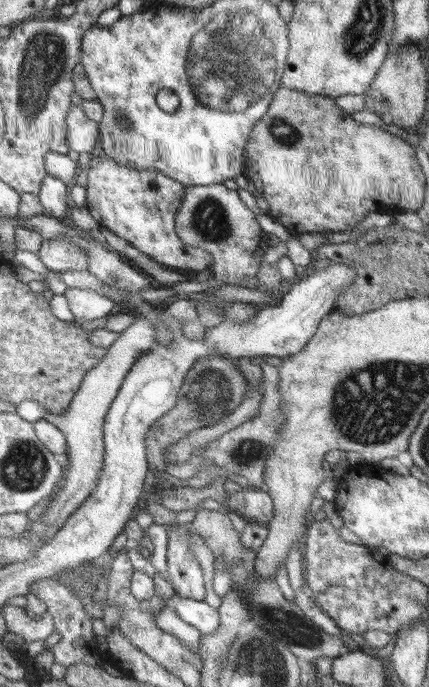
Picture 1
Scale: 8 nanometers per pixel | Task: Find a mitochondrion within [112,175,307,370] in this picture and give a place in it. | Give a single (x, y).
(209, 220)

